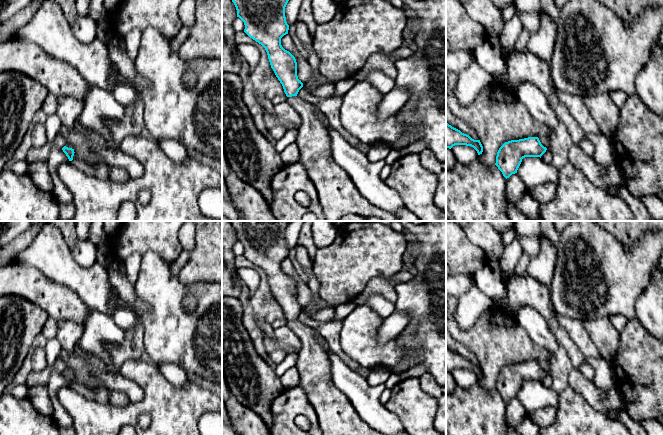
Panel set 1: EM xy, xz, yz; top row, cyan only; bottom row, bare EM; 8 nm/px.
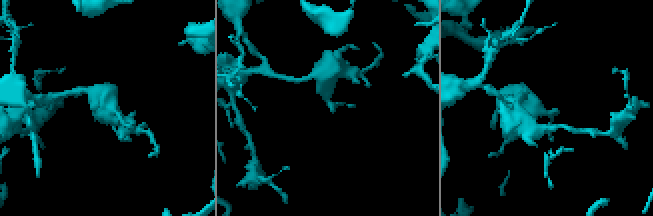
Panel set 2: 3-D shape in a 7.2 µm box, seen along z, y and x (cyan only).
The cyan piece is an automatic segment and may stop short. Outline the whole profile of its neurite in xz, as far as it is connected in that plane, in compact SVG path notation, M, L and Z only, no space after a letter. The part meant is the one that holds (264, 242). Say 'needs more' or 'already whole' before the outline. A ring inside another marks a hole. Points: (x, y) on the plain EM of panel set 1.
needs more; M230 221L239 241L245 249L244 256L261 268L276 301L283 310L287 326L298 336L301 347L298 349L296 368L299 372L299 386L306 393L319 420L322 435L385 435L372 429L352 406L349 398L334 384L331 375L331 363L315 329L297 320L303 307L297 300L295 281L281 269L281 262L288 258L289 249L286 246L285 231L288 221Z

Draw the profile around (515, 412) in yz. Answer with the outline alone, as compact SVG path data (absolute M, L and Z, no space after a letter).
M517 397L506 403L506 421L509 427L515 428L527 414Z

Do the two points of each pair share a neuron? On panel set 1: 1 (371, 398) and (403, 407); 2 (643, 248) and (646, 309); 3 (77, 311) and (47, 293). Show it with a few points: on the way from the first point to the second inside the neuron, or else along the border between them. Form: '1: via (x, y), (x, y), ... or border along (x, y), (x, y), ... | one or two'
1: border along (384, 406), (401, 423) | two
2: border along (652, 267), (648, 284), (637, 299), (634, 310) | two
3: via (70, 306), (54, 298) | one

